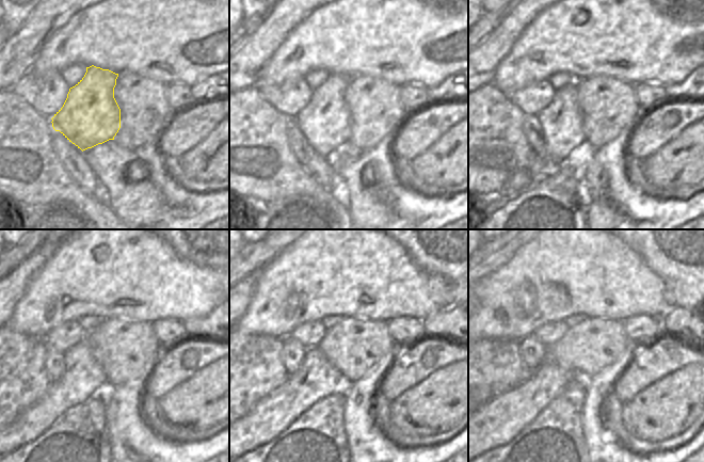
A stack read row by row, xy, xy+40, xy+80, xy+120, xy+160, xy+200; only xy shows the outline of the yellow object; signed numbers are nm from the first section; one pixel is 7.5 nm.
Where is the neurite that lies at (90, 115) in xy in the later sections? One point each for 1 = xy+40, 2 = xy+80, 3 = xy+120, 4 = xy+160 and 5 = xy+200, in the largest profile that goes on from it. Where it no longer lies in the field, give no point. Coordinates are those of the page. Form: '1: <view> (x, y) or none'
1: xy+40 (325, 122)
2: xy+80 (562, 122)
3: xy+120 (83, 378)
4: xy+160 (316, 378)
5: xy+200 (498, 421)

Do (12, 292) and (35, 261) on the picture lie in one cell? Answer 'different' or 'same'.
same

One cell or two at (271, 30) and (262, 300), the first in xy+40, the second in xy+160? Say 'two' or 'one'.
two

